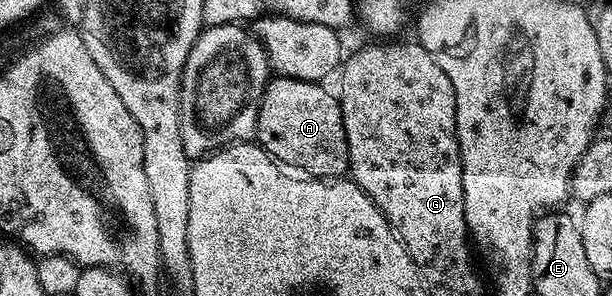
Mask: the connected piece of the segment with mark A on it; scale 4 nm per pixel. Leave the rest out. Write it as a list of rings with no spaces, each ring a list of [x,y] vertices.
[[[274,75],[266,83],[258,108],[257,144],[283,166],[315,179],[346,177],[350,171],[342,103],[326,87],[317,81]]]

